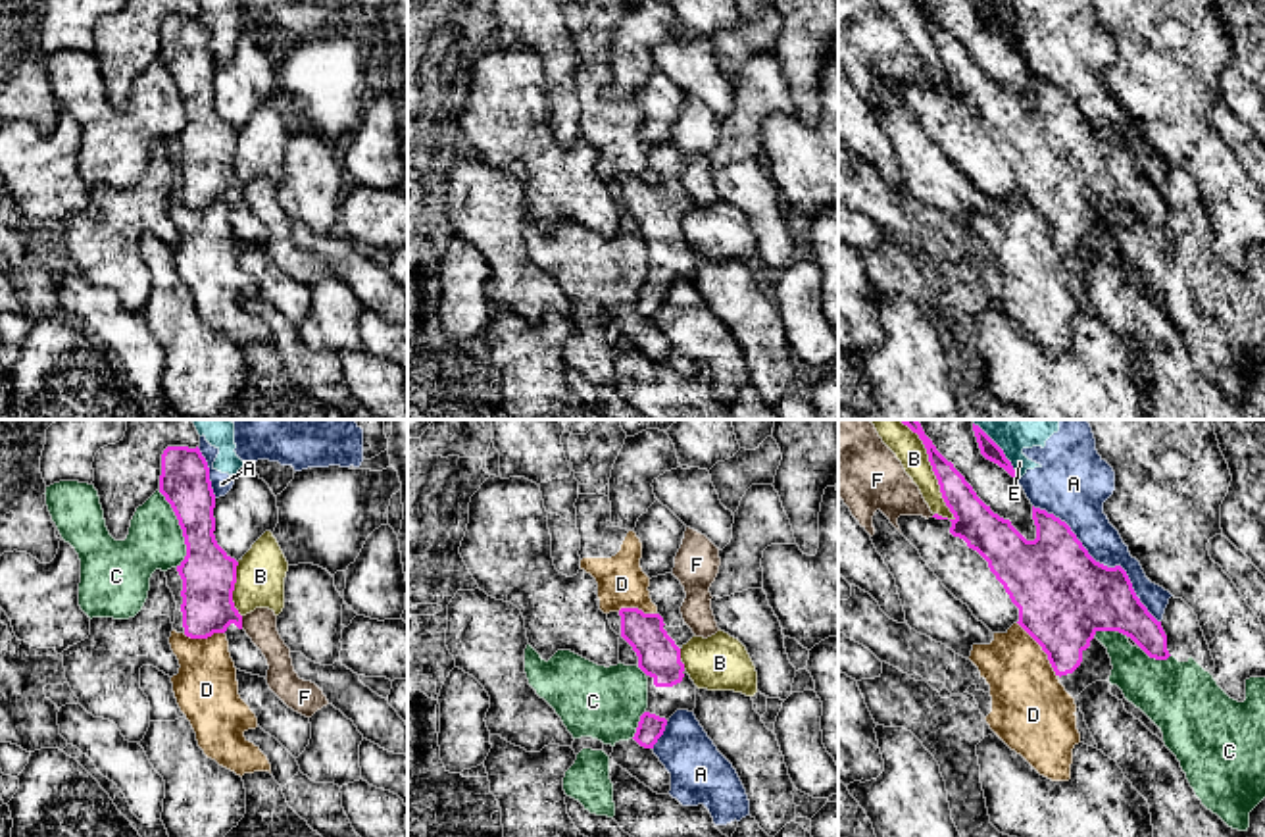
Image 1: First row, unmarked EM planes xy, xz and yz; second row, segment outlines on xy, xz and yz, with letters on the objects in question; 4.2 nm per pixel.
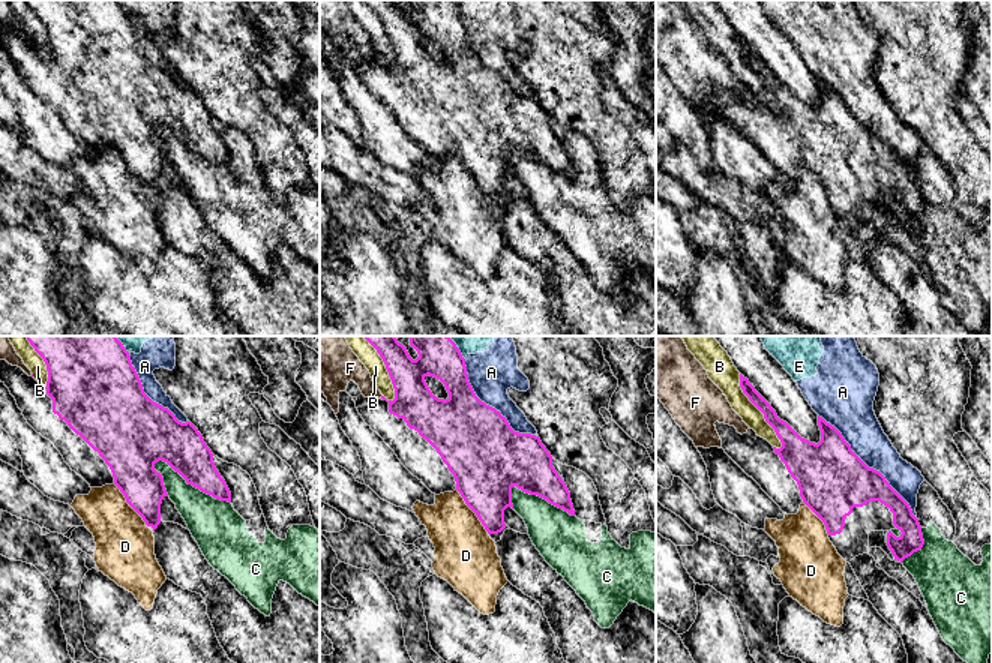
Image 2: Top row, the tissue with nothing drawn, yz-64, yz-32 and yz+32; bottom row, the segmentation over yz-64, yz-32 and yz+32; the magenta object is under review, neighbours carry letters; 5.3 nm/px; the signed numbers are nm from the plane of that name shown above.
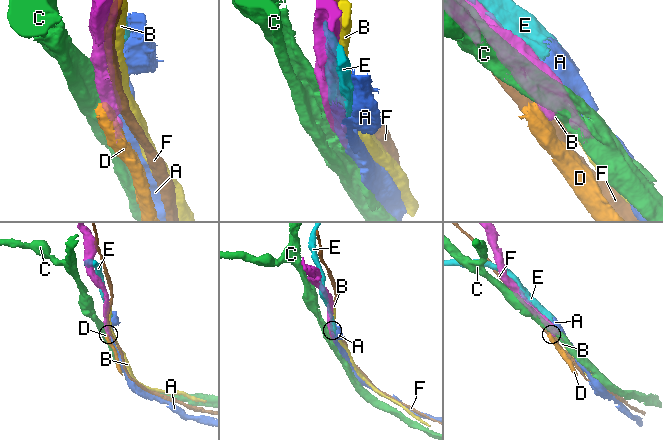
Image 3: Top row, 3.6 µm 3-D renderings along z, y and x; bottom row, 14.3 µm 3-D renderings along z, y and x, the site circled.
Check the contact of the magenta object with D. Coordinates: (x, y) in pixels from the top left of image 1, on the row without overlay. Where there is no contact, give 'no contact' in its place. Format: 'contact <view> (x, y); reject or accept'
contact yz (1042, 218); reject

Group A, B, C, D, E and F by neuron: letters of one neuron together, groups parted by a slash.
A E / B / C / D / F

